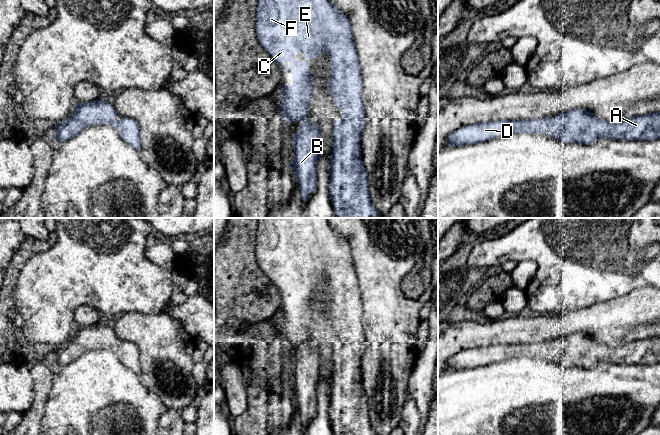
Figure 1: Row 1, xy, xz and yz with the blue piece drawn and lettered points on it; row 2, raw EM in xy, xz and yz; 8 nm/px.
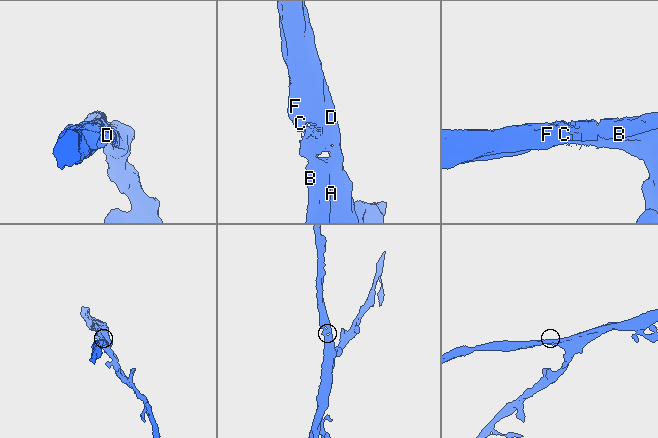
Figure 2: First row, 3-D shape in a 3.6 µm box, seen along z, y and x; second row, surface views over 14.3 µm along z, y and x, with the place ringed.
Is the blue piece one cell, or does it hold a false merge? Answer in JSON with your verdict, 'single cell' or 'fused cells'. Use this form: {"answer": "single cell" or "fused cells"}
{"answer": "single cell"}

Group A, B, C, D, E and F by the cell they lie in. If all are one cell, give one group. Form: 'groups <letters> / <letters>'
groups A B C D E F

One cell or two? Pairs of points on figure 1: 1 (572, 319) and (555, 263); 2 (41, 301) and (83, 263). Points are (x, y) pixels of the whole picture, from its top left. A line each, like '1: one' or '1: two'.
1: two
2: one

